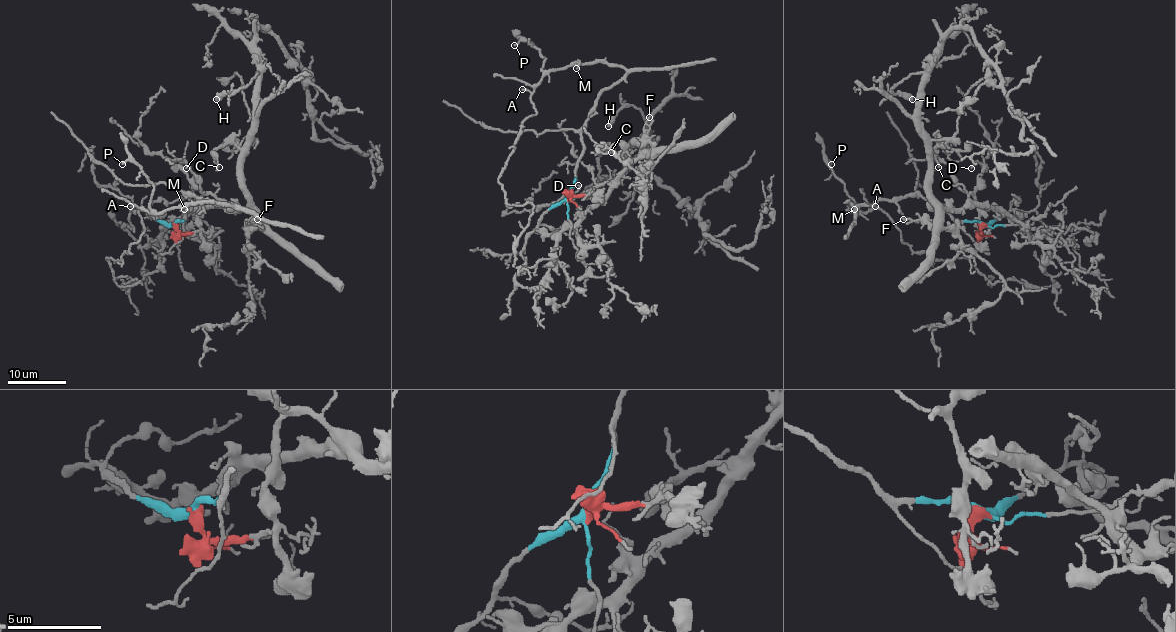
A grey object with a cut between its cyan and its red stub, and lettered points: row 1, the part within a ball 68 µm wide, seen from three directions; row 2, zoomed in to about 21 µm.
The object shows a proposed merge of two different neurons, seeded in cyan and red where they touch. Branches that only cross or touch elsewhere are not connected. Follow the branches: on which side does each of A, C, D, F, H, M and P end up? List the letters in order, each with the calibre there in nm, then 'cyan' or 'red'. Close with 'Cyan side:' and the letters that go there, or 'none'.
A: 100 nm | cyan
C: 120 nm | red
D: 120 nm | red
F: 180 nm | red
H: 440 nm | red
M: 80 nm | cyan
P: 170 nm | cyan
Cyan side: A, M, P

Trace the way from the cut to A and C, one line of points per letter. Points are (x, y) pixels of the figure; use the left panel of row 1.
A: (175, 224), (191, 208), (190, 195), (234, 205), (210, 201), (179, 204), (157, 212), (129, 207)
C: (175, 224), (179, 233), (200, 229), (204, 193), (247, 207), (234, 144), (215, 151), (219, 167)

